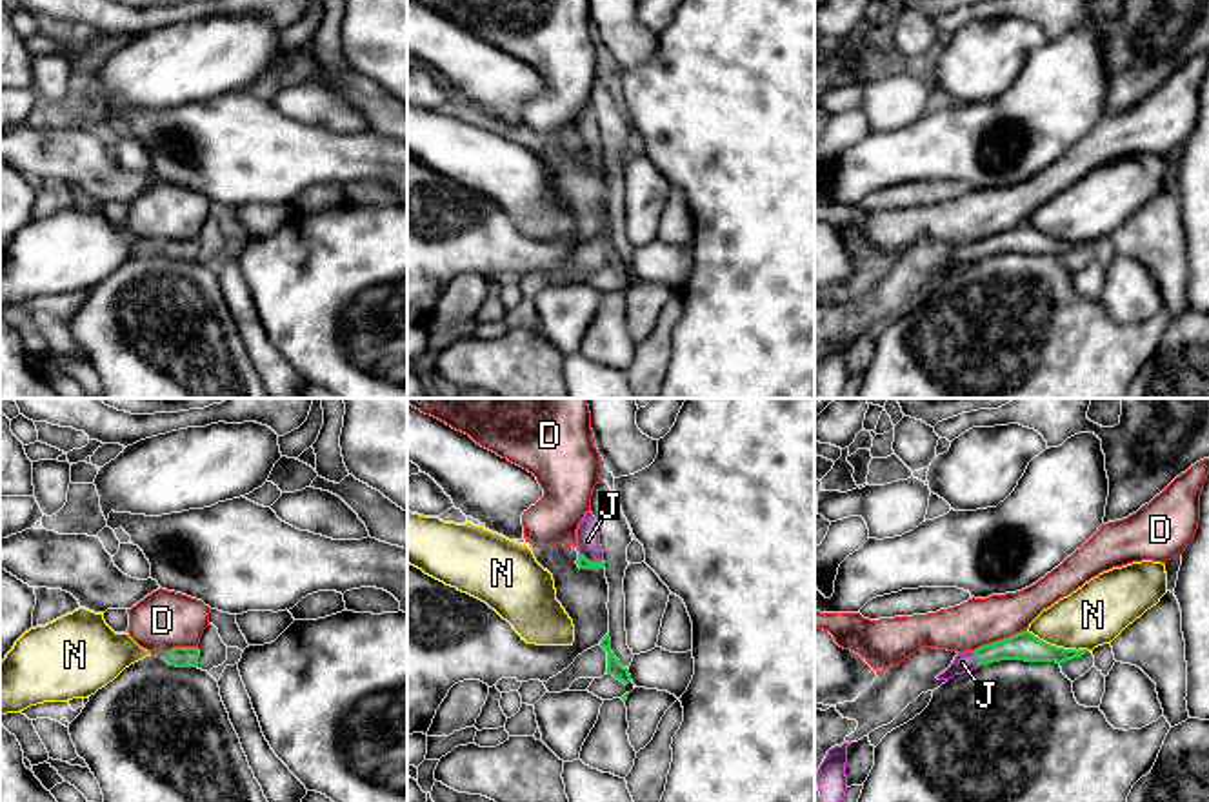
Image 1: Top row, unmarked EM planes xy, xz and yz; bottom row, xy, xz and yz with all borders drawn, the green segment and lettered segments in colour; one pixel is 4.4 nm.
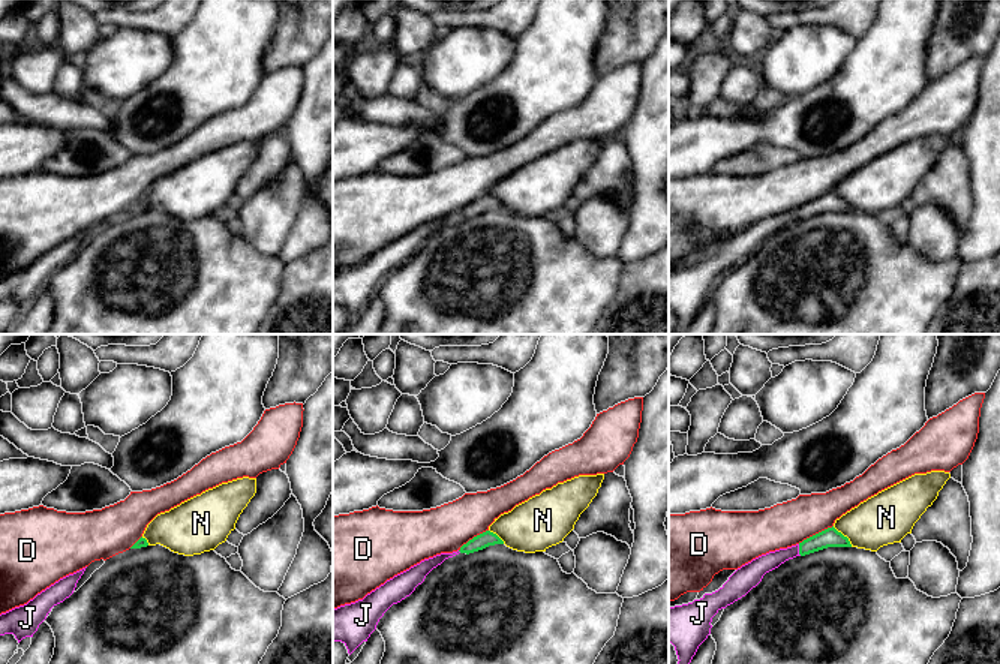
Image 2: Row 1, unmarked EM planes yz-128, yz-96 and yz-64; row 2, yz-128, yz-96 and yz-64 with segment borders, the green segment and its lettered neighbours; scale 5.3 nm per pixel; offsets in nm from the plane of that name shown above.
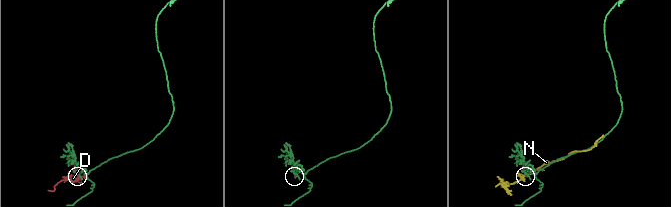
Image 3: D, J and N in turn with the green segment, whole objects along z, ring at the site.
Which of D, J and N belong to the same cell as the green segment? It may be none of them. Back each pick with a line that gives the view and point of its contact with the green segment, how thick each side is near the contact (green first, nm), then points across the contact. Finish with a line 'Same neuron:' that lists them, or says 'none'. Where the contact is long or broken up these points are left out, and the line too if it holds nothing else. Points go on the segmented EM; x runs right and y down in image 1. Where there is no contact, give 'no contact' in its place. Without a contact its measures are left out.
J: contact xz (591, 562); calibres 50 and 110 nm; way xz (582, 562), (591, 562), (588, 541)
Same neuron: J

